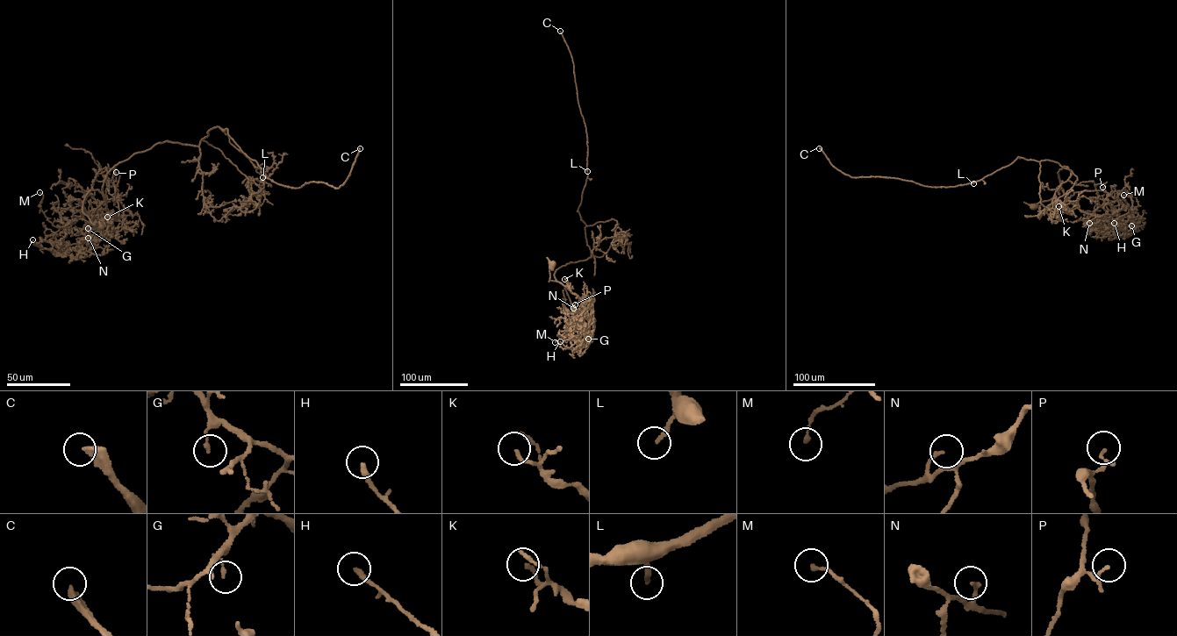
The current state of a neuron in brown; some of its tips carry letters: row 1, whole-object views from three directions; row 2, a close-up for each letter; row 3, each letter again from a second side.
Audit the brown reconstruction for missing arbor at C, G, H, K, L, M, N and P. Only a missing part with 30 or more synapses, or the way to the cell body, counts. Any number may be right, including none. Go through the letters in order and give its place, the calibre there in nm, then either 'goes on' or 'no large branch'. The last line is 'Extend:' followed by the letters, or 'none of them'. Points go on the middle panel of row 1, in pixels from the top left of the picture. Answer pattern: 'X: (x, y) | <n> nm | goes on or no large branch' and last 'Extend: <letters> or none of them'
C: (560, 31) | 380 nm | goes on
G: (588, 339) | 140 nm | no large branch
H: (560, 341) | 240 nm | no large branch
K: (564, 279) | 150 nm | no large branch
L: (587, 171) | 190 nm | goes on
M: (555, 342) | 170 nm | no large branch
N: (573, 308) | 150 nm | no large branch
P: (575, 304) | 80 nm | no large branch
Extend: C, L

